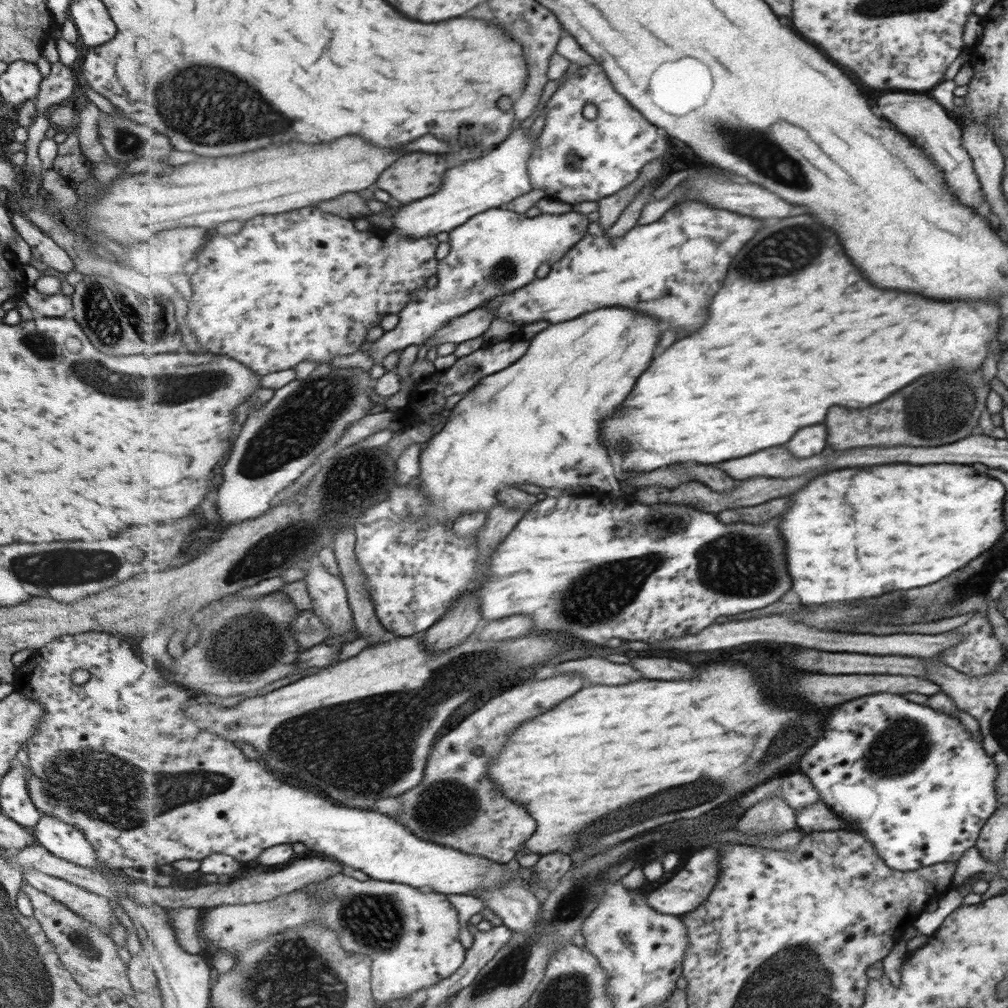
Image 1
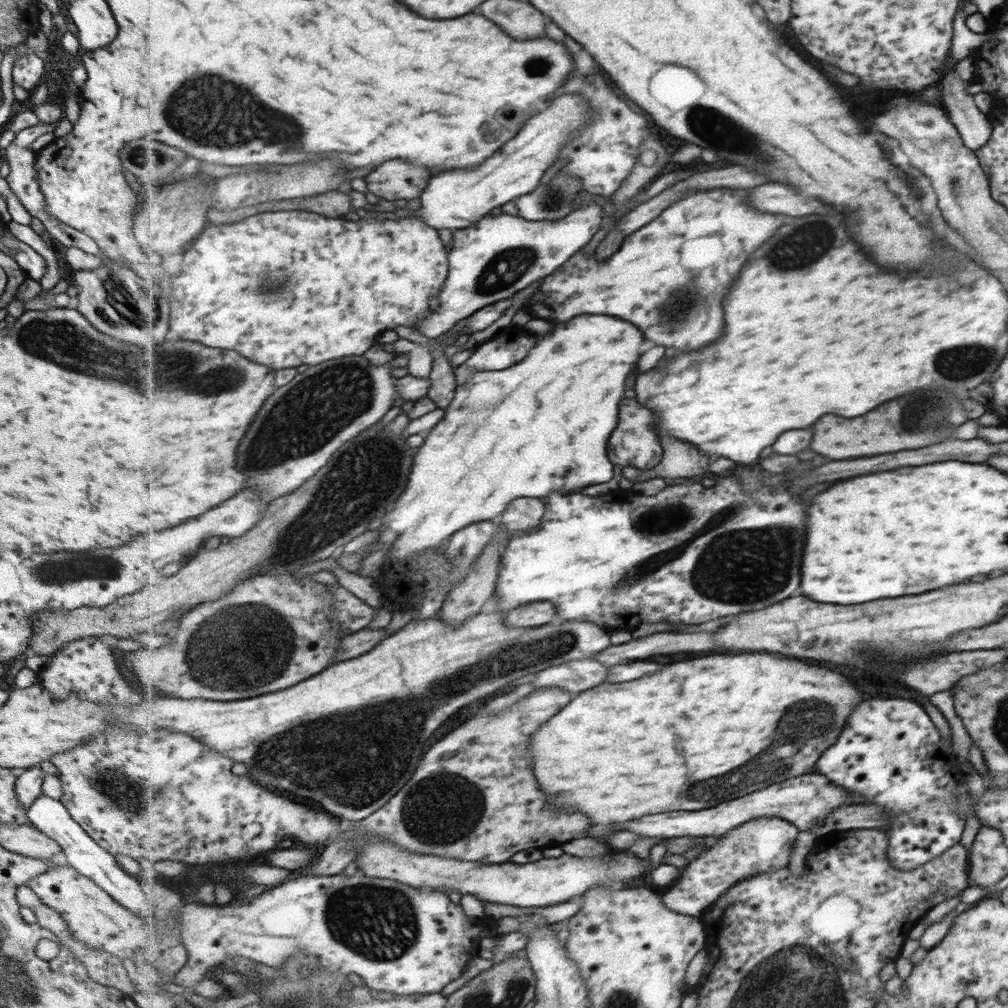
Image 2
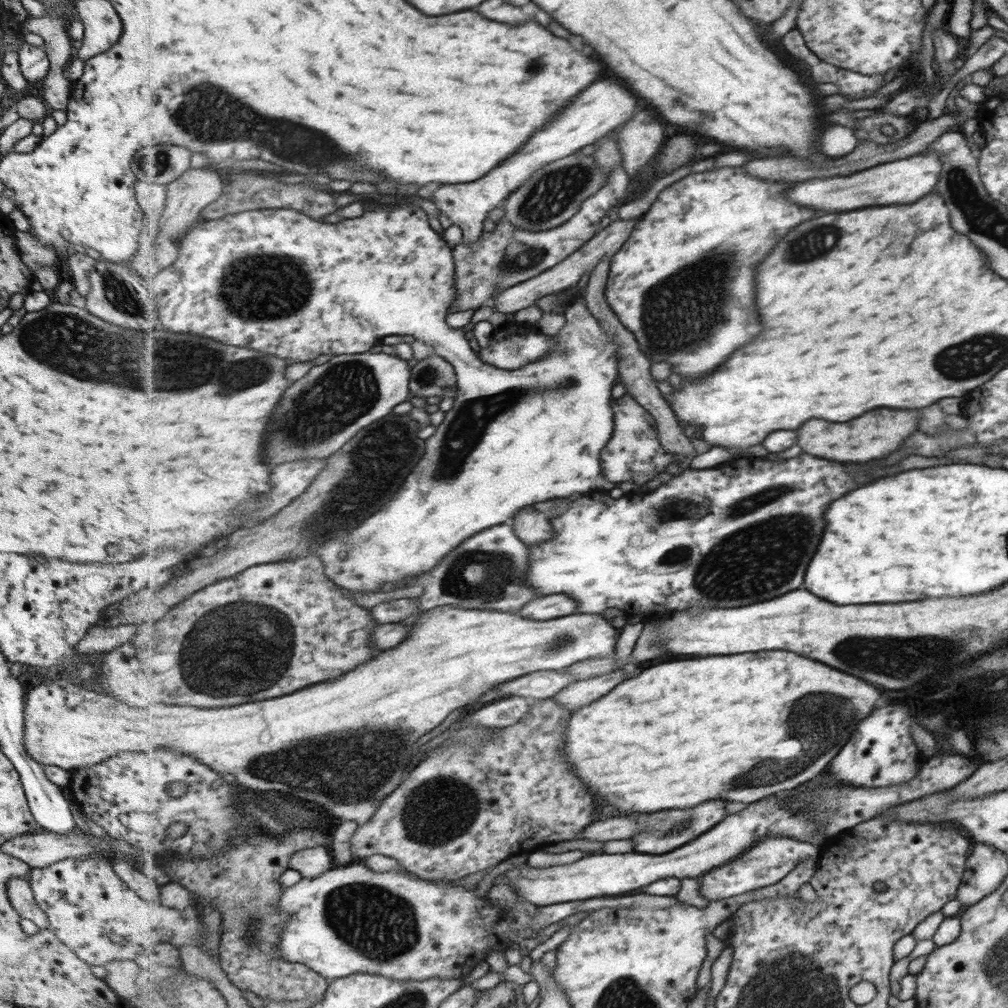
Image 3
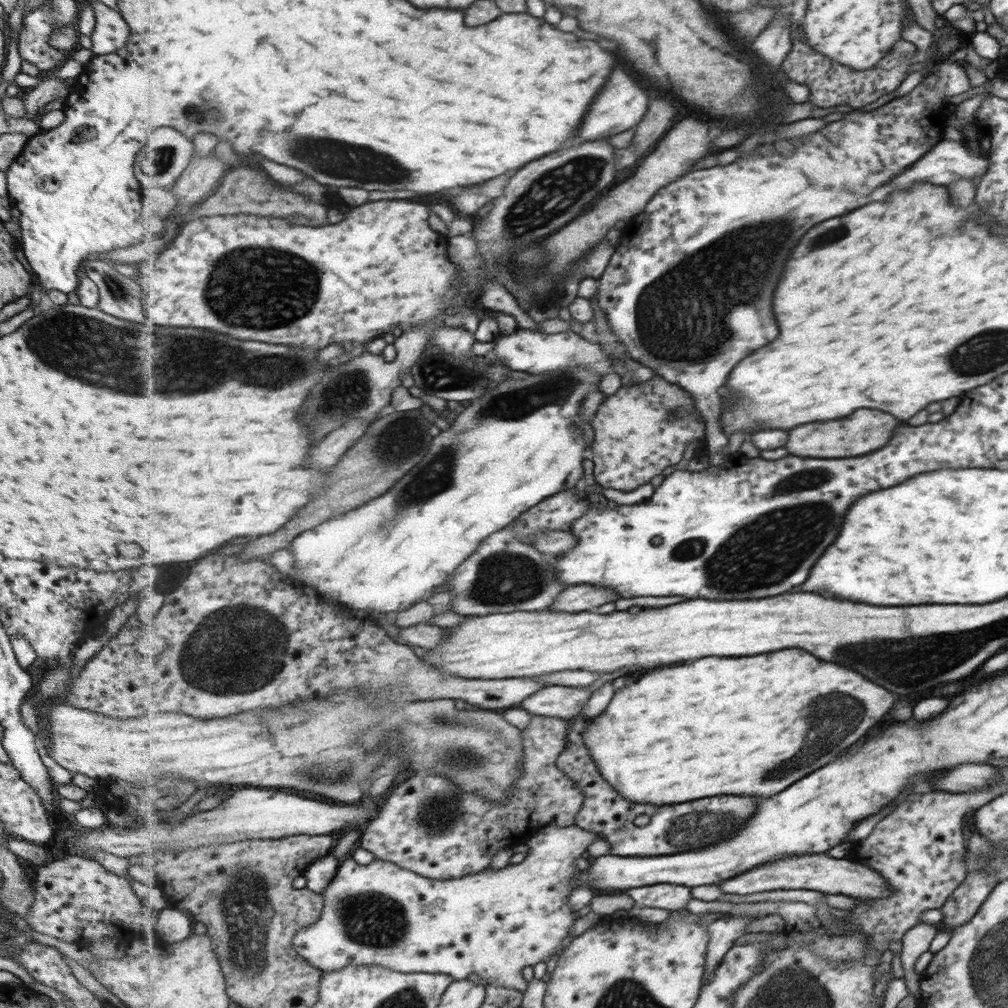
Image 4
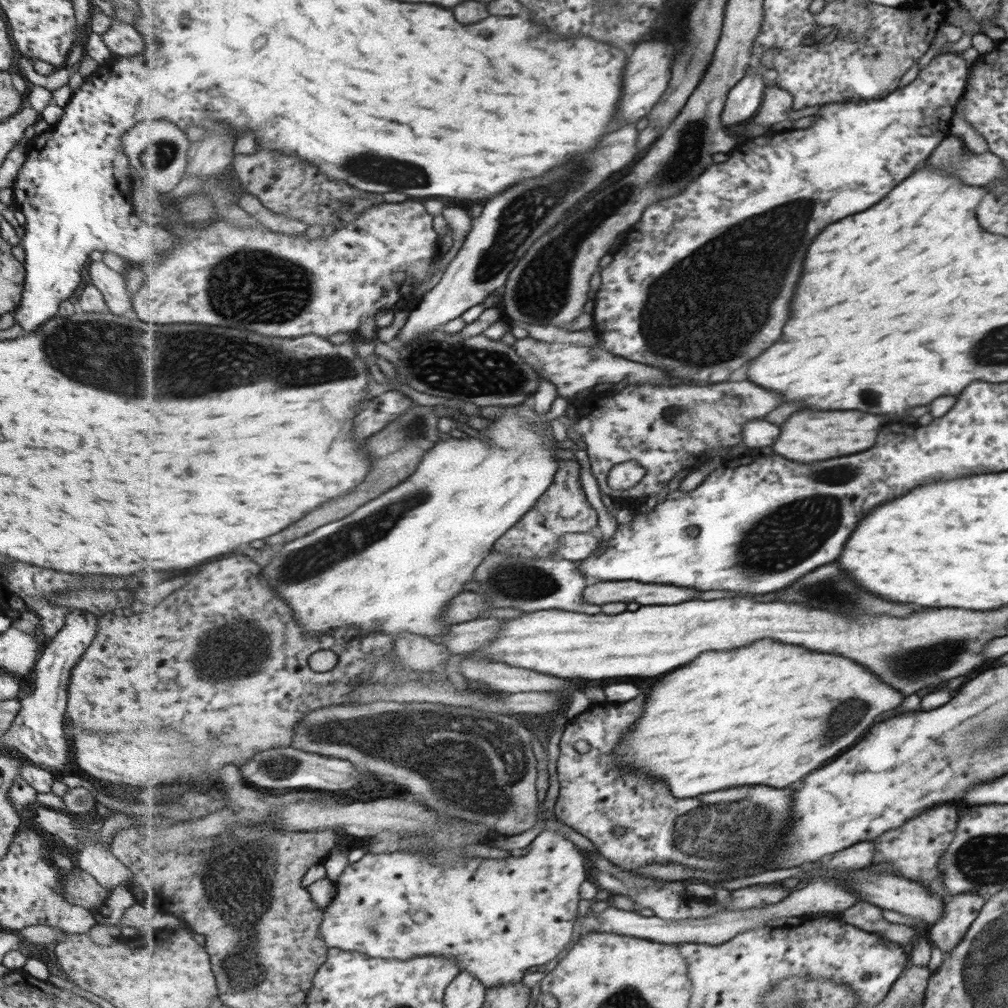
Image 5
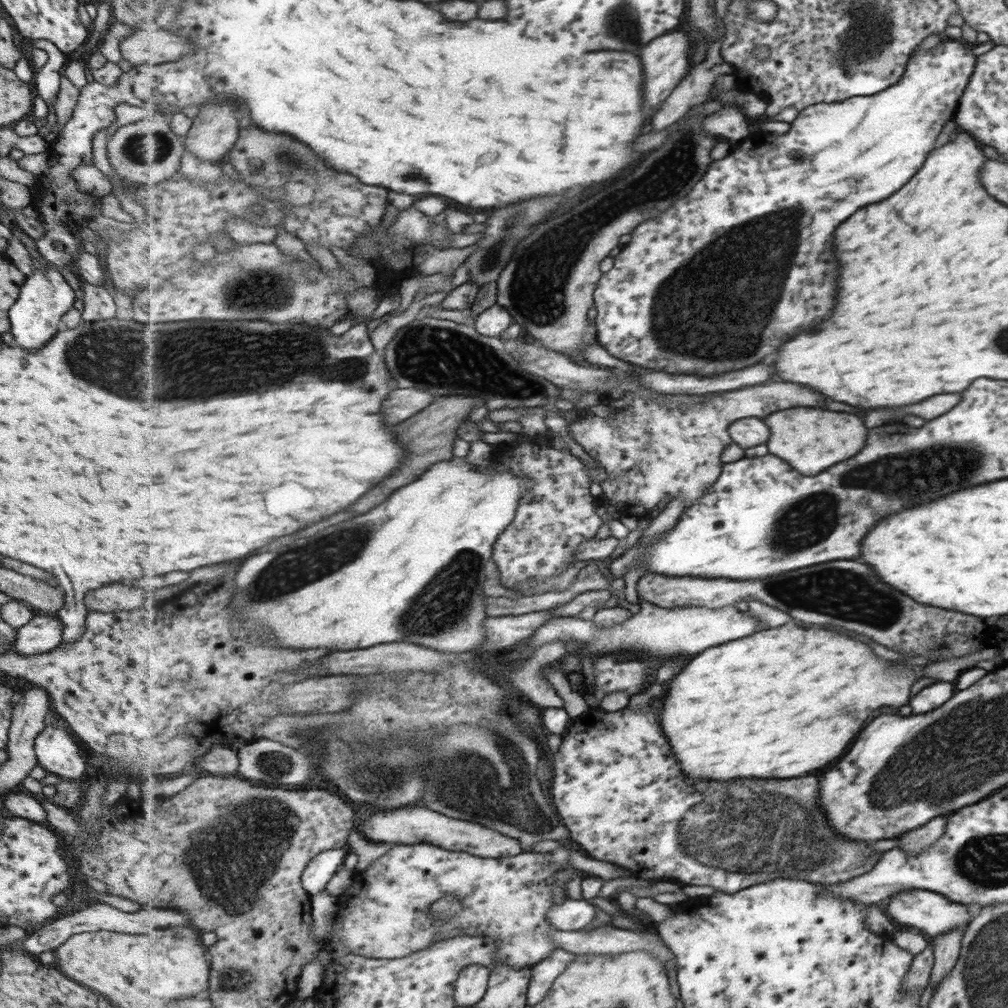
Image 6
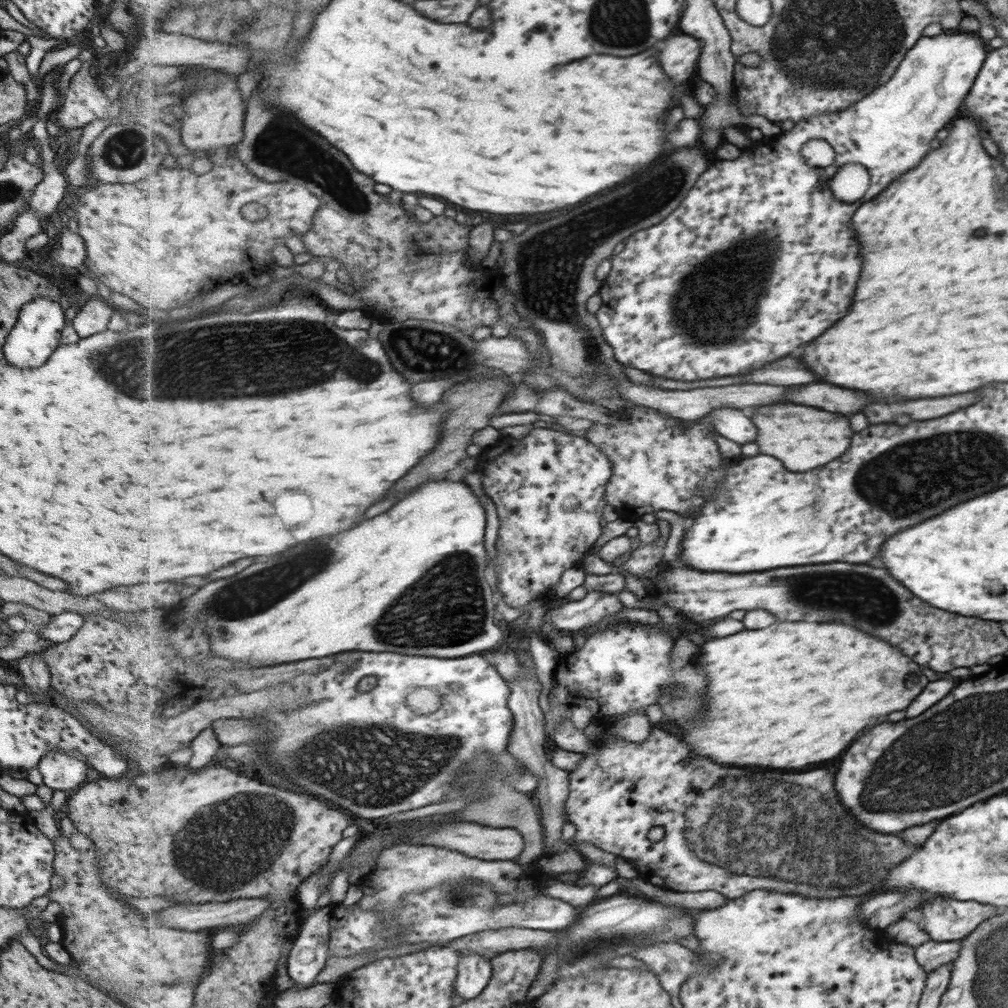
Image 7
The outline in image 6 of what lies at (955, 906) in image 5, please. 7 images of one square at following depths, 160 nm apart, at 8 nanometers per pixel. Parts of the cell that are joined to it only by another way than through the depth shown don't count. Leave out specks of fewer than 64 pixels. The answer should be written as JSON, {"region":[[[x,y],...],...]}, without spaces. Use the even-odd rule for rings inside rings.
{"region":[[[966,925],[933,938],[935,962],[929,976],[932,988],[938,988],[960,961],[961,942],[965,936],[965,928]]]}

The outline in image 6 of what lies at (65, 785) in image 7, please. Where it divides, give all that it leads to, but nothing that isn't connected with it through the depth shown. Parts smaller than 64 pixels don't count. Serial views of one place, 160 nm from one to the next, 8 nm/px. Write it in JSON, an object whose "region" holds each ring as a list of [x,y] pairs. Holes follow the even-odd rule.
{"region":[[[63,721],[57,725],[44,724],[44,729],[35,738],[34,752],[40,767],[45,768],[48,774],[57,775],[63,780],[78,780],[86,770],[80,748],[69,735]]]}

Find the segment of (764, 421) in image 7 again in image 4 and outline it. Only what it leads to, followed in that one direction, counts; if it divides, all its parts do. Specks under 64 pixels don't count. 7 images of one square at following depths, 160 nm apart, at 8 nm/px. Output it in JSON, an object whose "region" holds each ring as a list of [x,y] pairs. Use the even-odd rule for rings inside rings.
{"region":[[[858,410],[858,414],[850,414],[850,418],[842,418],[838,422],[810,422],[806,426],[798,426],[798,430],[790,432],[790,446],[786,446],[796,456],[806,458],[848,458],[862,456],[872,450],[888,444],[890,432],[896,428],[898,420],[880,410]]]}

